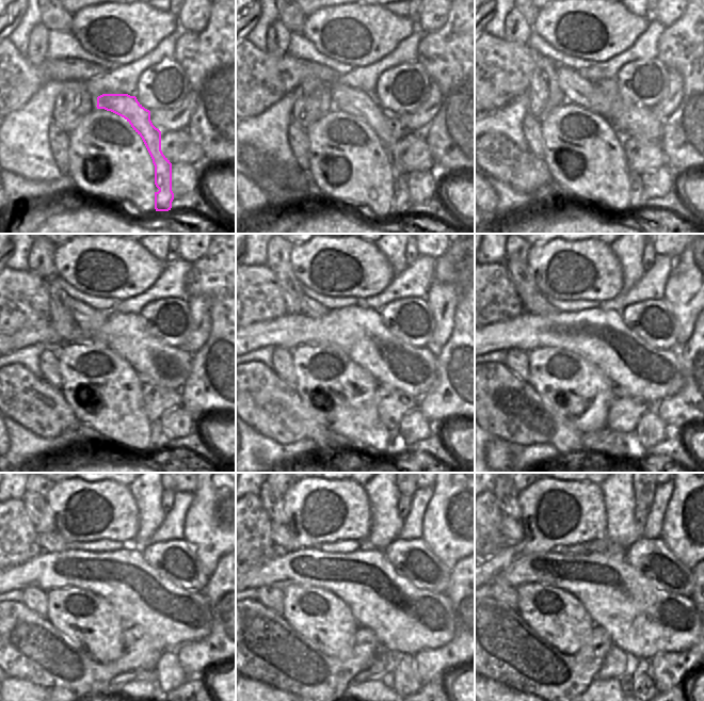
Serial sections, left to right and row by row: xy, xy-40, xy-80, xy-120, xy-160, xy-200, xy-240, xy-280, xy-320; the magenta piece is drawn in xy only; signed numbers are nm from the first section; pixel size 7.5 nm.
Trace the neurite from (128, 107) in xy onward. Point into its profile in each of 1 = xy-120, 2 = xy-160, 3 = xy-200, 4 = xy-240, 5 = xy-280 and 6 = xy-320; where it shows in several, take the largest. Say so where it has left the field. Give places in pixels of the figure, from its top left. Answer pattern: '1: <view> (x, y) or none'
1: xy-120 (89, 319)
2: xy-160 (308, 306)
3: xy-200 (539, 304)
4: xy-240 (53, 542)
5: xy-280 (282, 536)
6: xy-320 (512, 529)

